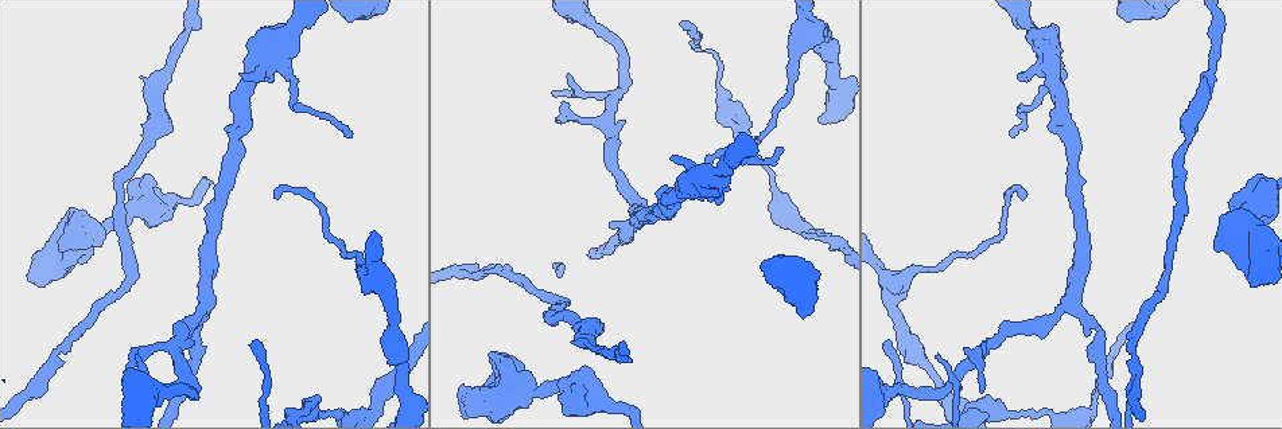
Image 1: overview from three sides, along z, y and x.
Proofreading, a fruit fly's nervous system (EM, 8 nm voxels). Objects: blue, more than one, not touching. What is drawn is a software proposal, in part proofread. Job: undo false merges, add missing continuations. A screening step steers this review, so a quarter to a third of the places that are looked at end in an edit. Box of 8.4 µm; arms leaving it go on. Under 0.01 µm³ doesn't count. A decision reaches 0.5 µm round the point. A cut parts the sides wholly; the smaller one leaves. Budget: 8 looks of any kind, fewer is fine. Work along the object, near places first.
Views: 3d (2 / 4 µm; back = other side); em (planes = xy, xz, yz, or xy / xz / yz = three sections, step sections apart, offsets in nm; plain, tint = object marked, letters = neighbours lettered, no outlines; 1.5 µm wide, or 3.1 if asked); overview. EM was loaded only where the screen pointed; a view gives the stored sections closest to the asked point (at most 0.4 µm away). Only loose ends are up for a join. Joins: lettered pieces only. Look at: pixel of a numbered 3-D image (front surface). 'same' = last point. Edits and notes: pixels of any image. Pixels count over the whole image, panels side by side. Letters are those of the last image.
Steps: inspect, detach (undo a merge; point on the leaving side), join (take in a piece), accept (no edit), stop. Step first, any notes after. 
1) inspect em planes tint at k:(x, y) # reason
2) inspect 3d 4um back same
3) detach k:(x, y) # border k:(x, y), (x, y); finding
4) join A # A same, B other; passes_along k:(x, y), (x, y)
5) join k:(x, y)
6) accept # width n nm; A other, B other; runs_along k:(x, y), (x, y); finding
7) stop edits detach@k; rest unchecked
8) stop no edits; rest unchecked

inspect em xz step 8 tint at 1:(926, 268) # thick turns thin

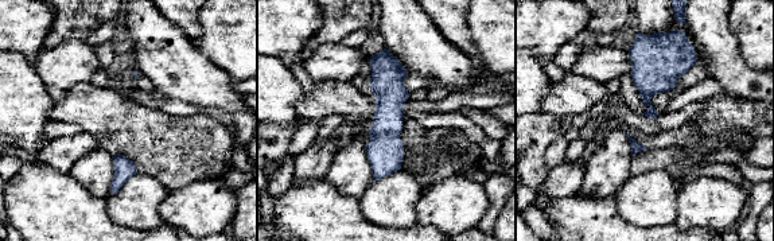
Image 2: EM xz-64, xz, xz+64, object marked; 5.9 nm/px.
inspect em planes letters same

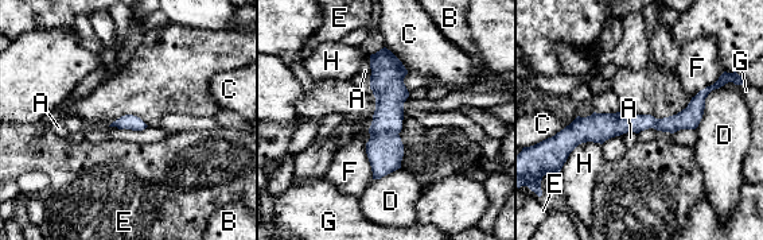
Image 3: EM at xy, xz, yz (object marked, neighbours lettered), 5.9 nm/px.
accept # A other, B other, C other, D other, E other, F other, G other, H other; border 3:(369, 55), (370, 85); continuous, no second cell

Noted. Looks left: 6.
inspect 3d 4um at 1:(353, 133) # tapers out

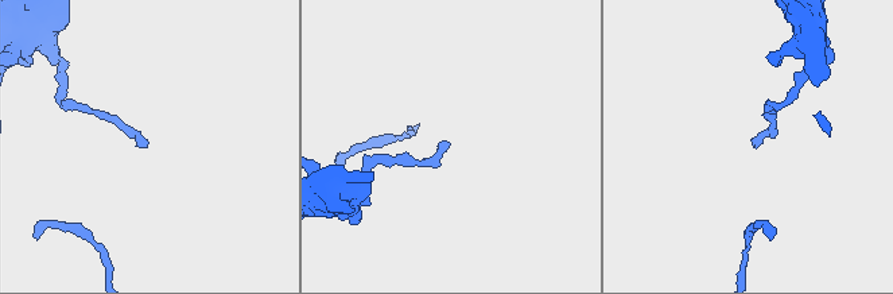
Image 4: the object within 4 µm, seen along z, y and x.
inspect em xz step 4 tint at 4:(756, 147) # need the tissue

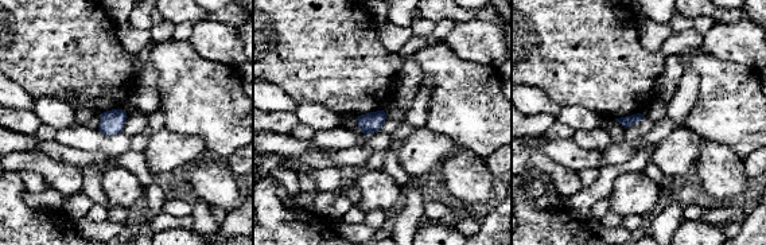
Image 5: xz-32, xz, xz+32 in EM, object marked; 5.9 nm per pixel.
inspect em planes letters same

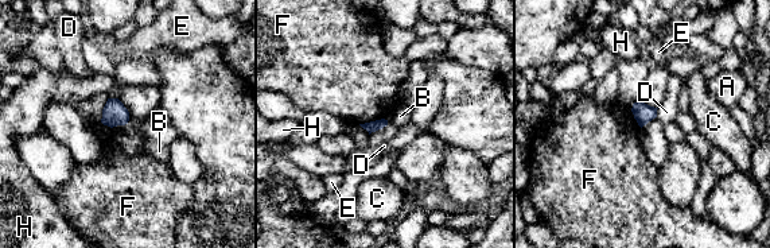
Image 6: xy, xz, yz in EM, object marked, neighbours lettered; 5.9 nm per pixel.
accept # longest_contact F 170 nm; A other, B other, C other, D other, E other, F other, H other; border 6:(387, 119), (376, 119), (360, 124); none of them fits

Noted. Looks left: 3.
inspect 3d 4um back at 1:(89, 233)

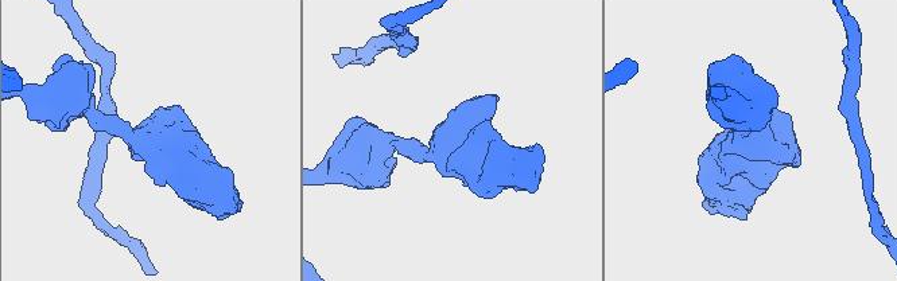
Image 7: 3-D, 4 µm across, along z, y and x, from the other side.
inspect em xz step 4 tint at 7:(747, 139) # now the EM

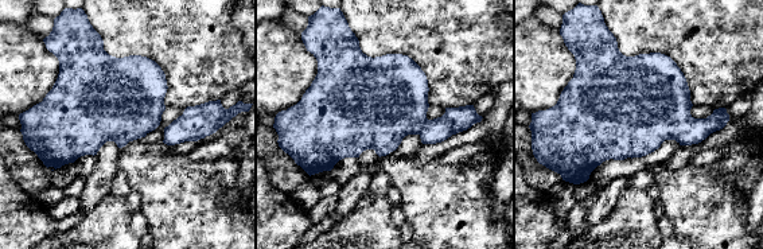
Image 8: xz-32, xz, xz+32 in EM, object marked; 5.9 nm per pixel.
inspect em planes letters same # cut it another way

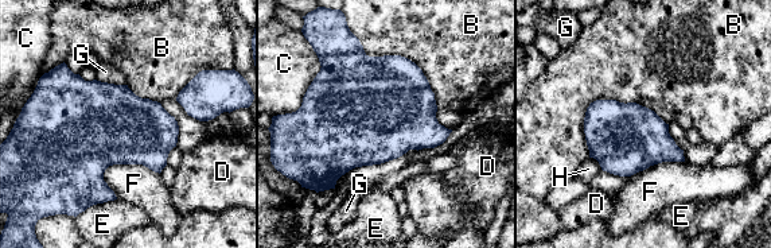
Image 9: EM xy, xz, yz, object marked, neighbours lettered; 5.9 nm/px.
accept # width 500 nm; longest_contact B 700 nm; B other, C other, D other, E other, F other, G other, H other; one cell here

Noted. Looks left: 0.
stop no edits; rest unchecked

